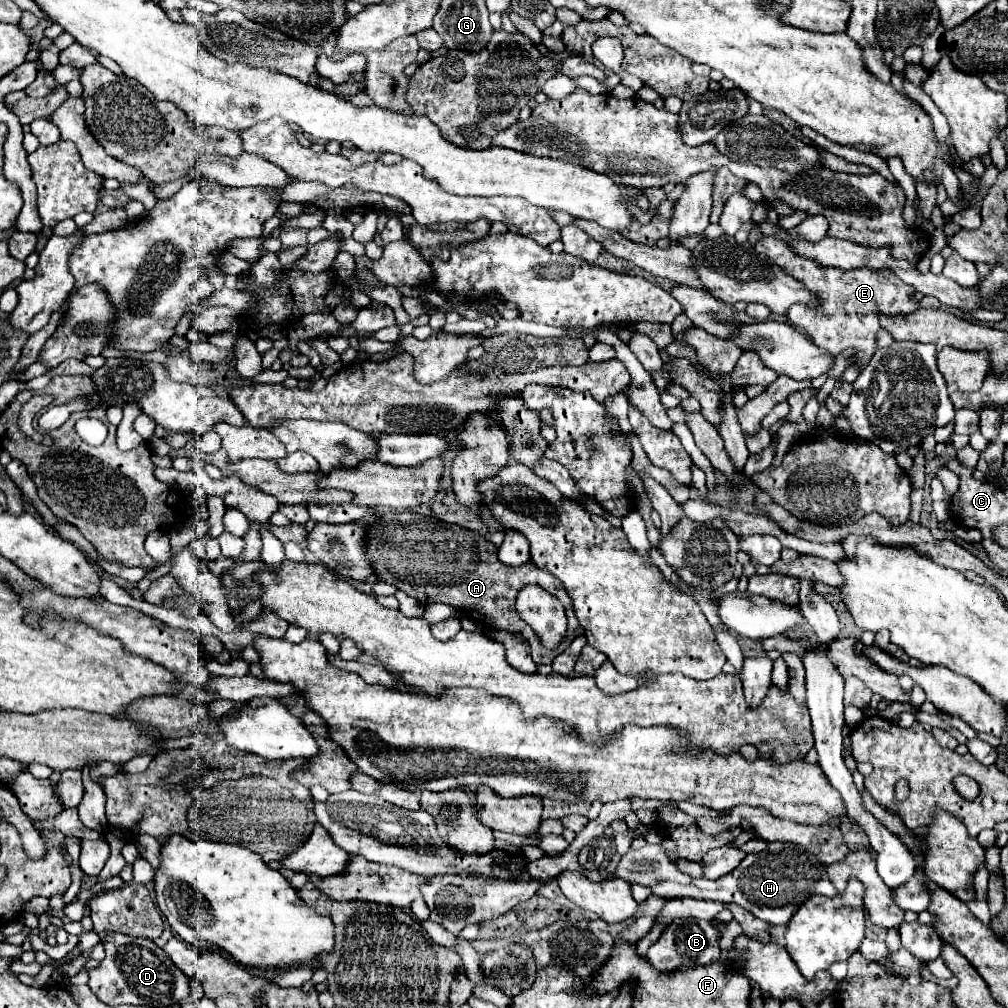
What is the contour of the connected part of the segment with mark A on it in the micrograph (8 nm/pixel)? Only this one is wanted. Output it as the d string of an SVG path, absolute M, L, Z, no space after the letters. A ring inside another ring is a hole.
M382 513L372 523L368 523L366 553L370 563L376 567L378 577L390 585L396 585L400 591L414 597L422 605L428 605L428 601L446 603L454 609L462 609L468 615L476 613L476 621L480 621L484 627L522 633L522 637L530 641L534 661L538 665L552 663L552 659L562 653L574 637L584 633L574 615L570 595L554 575L538 569L534 563L524 563L522 567L502 565L496 557L498 549L476 531L468 531L464 527L416 513ZM528 583L542 585L566 607L568 633L556 649L546 649L538 635L514 613L514 597L518 595L518 589Z

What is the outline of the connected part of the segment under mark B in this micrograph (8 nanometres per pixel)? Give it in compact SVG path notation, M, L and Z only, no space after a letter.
M678 919L648 949L648 961L660 973L674 973L674 971L678 971L682 967L714 963L714 961L720 959L720 937L722 937L720 931L712 923L708 923L708 921Z

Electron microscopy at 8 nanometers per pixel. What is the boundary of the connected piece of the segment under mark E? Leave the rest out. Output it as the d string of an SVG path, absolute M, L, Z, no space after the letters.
M763 236L754 245L754 249L766 255L784 273L802 281L802 285L818 297L816 307L808 307L804 303L792 305L786 313L788 321L806 335L810 335L810 339L818 347L824 347L834 355L838 355L846 347L858 349L856 363L862 367L866 367L866 361L870 361L870 357L876 351L876 331L880 329L878 313L884 311L886 315L896 315L896 313L910 313L920 307L918 301L912 299L914 289L910 285L904 285L904 281L900 281L896 275L890 275L888 269L872 271L868 267L860 267L844 271L838 267L824 267L814 259L796 255L786 241L781 241L777 237Z

